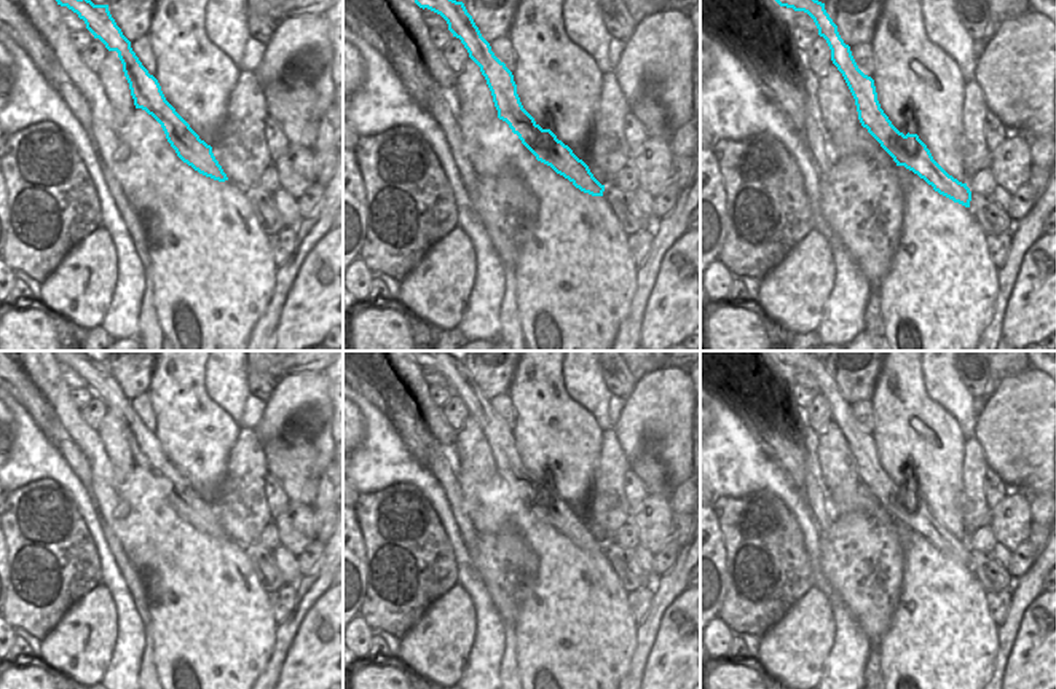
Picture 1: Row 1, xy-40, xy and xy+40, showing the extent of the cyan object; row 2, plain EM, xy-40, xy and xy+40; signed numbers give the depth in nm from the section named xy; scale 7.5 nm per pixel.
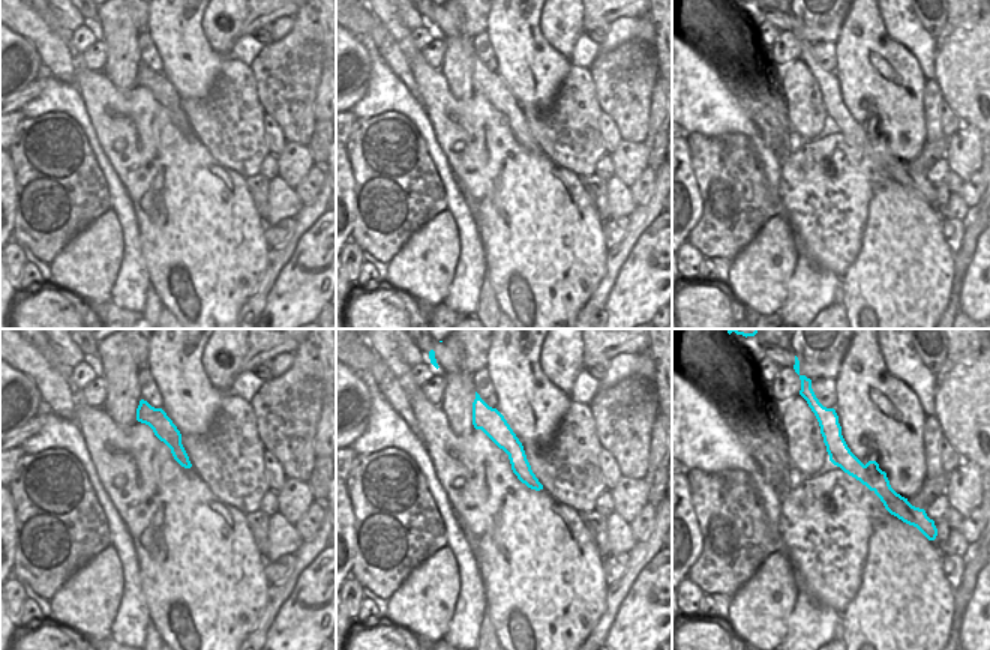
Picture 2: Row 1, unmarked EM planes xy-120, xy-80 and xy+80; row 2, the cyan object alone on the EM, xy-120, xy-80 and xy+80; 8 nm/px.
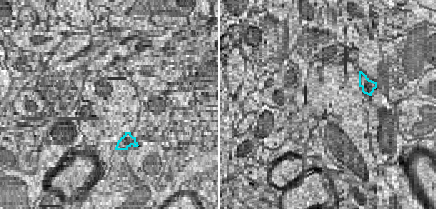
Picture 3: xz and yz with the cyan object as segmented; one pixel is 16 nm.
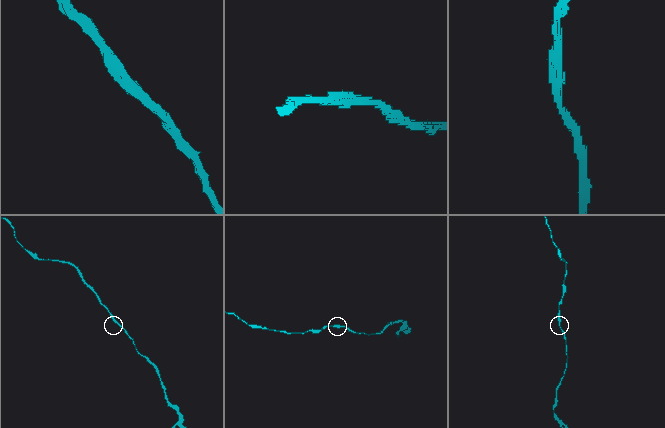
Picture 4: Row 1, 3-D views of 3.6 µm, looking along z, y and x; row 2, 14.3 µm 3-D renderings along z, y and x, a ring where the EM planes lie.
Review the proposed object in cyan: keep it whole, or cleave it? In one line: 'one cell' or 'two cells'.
one cell

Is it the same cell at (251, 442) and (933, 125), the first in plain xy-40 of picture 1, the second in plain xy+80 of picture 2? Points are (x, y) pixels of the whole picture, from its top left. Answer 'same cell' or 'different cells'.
same cell

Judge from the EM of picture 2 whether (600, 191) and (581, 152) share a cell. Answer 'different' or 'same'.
different

